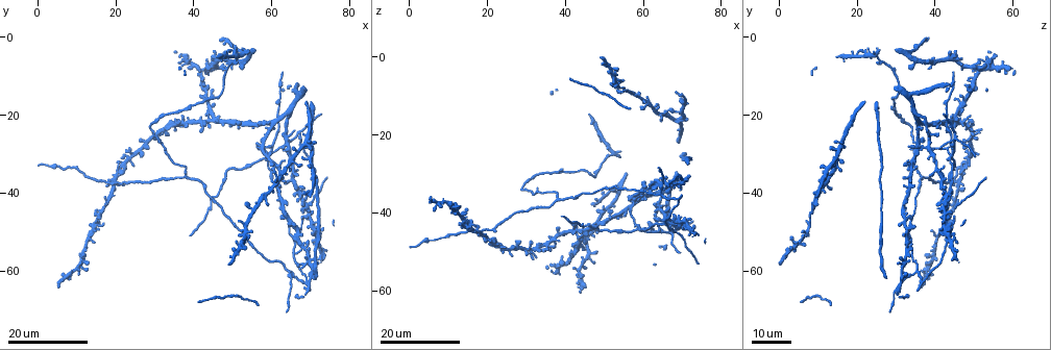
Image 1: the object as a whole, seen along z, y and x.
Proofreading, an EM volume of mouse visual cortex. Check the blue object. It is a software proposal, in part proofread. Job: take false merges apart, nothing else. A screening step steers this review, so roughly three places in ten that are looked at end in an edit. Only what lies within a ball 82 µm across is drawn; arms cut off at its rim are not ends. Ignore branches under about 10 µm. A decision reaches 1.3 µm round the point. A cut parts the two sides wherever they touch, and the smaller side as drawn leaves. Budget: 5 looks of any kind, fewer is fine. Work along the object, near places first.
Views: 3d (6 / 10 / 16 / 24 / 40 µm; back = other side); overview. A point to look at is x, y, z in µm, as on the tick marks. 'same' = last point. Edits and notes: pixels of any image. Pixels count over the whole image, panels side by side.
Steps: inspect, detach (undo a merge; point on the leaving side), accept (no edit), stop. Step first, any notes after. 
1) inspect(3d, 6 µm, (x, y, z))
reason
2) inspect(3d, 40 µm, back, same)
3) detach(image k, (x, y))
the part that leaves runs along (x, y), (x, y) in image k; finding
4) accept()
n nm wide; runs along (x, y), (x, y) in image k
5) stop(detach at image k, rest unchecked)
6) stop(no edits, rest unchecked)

inspect(3d, 24 µm, (37.5, 35.5, 37.0))
three-way junction

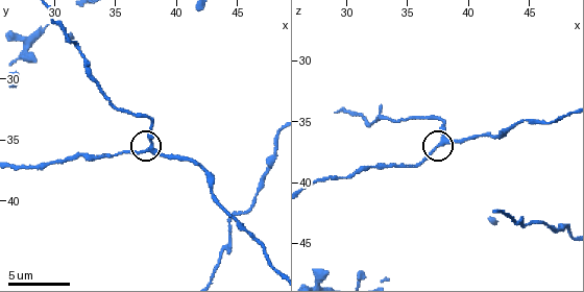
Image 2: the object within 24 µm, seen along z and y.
inspect(3d, 10 µm, (38.0, 35.4, 36.4))

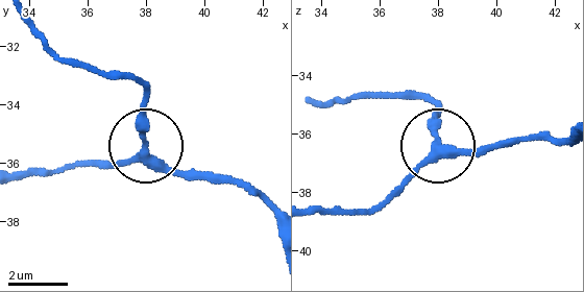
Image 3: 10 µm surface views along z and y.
accept()
side arm 46 µm; runs along (269, 203), (224, 180), (179, 176), (142, 148), (84, 166) in image 3; one neuron here

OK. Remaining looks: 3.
inspect(3d, 16 µm, (32.2, 28.0, 35.2))
a narrow waist

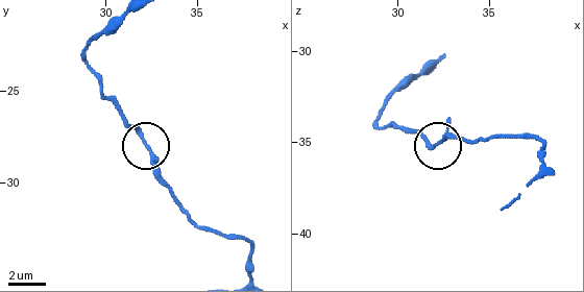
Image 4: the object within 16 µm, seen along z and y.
inspect(3d, 6 µm, (32.3, 28.1, 35.0))

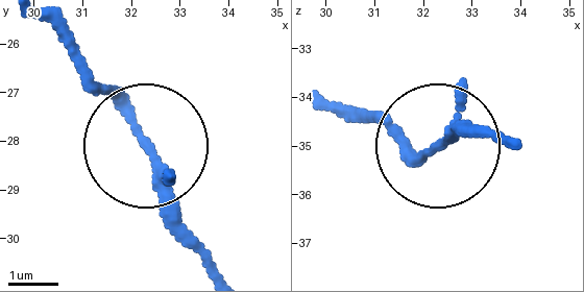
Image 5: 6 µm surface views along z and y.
accept()
runs along (514, 137), (423, 149), (340, 116) in image 5; continuous, no second neuron

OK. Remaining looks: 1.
stop(no edits, rest unchecked)

